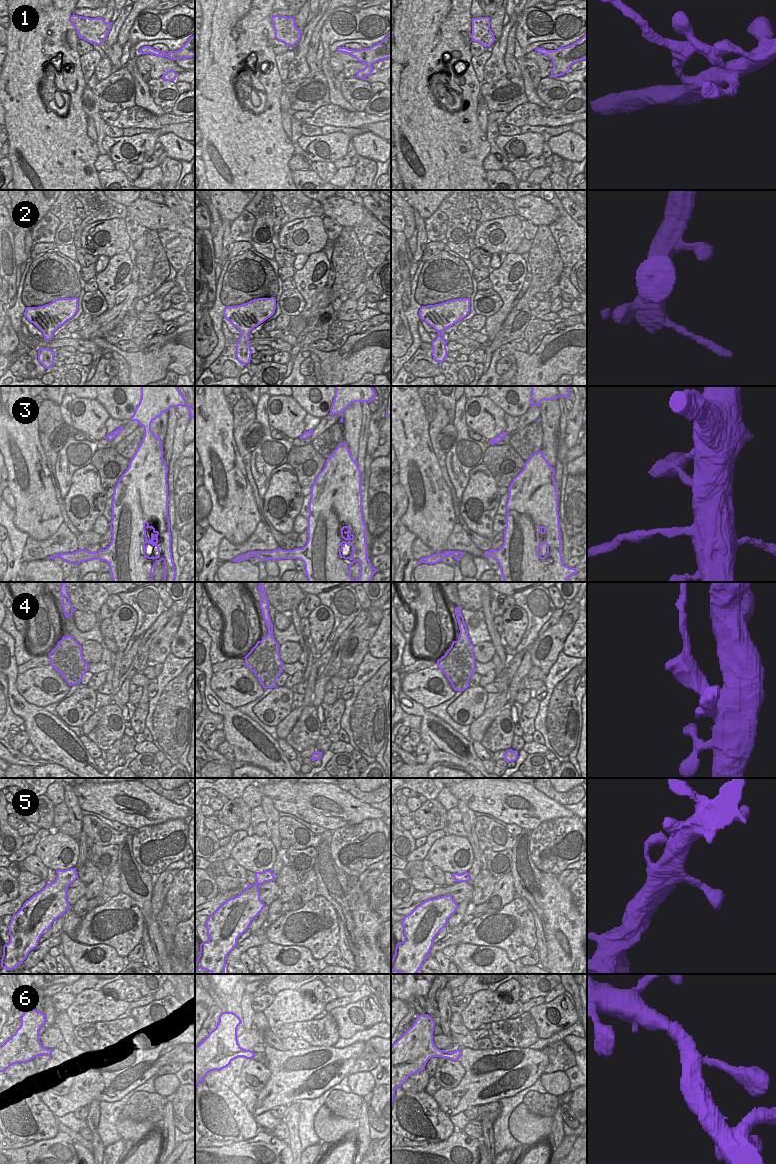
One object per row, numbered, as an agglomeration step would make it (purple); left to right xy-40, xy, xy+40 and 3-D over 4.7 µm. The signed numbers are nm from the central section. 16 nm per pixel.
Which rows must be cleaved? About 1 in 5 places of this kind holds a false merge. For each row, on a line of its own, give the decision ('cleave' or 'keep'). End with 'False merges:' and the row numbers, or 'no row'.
1: keep
2: keep
3: keep
4: cleave
5: keep
6: keep
False merges: 4

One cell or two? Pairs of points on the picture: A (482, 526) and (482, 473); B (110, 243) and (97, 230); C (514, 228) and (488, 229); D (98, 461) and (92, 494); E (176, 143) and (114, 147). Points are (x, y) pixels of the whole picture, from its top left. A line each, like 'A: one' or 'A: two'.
A: one
B: one
C: one
D: two
E: two

